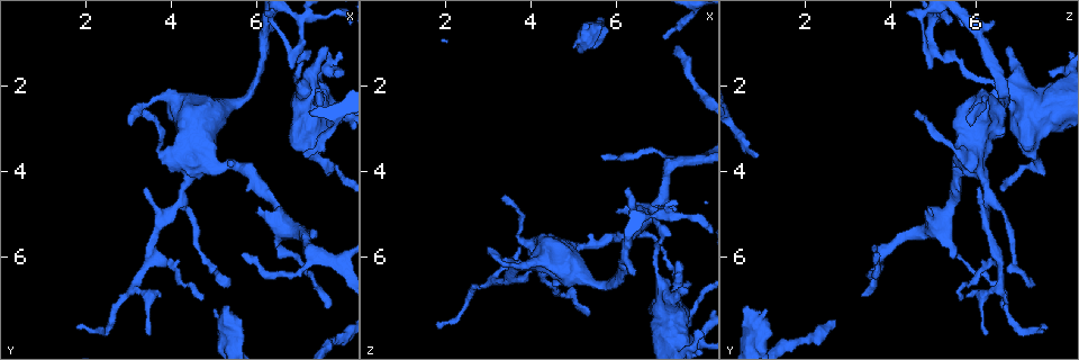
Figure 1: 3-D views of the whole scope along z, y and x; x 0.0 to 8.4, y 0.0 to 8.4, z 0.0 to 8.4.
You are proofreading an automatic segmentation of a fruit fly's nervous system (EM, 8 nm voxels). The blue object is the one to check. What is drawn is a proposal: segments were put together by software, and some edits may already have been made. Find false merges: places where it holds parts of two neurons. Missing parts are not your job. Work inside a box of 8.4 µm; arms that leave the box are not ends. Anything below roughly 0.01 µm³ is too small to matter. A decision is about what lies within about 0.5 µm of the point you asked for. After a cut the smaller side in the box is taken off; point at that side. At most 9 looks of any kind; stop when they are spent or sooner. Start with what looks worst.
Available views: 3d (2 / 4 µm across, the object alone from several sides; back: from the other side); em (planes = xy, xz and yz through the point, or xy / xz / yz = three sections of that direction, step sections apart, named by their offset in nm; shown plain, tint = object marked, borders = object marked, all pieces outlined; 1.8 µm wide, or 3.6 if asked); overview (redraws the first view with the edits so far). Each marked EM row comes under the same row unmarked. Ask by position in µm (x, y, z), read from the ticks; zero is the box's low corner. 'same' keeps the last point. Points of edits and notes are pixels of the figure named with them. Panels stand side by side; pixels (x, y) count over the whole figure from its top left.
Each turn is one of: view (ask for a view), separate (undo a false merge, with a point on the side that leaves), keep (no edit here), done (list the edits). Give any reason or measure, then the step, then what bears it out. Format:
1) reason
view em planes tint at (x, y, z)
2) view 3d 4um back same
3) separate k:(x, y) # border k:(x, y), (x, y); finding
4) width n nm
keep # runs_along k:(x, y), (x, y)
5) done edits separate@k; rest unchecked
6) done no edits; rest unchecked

view 3d 4um at (7.20, 2.20, 7.05)

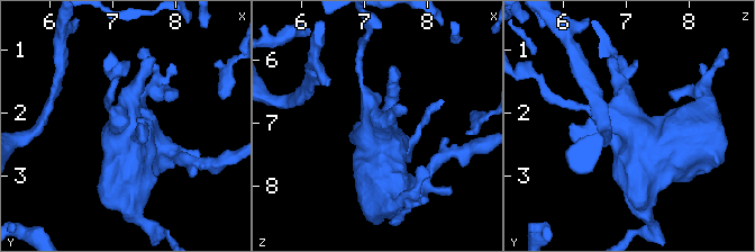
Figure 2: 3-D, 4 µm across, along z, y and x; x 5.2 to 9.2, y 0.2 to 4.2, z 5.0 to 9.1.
shape alone is not enough
view em 3.6um xy step 8 tint at (7.20, 2.20, 7.10)

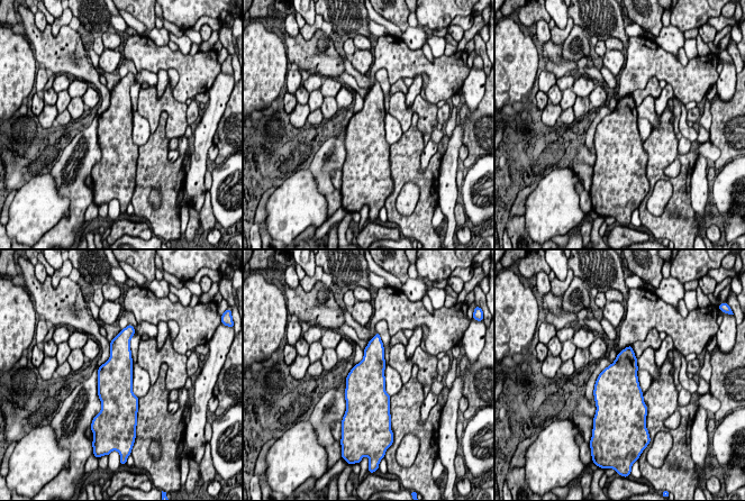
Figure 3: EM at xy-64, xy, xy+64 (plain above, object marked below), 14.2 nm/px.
another direction
view em 3.6um planes tint same

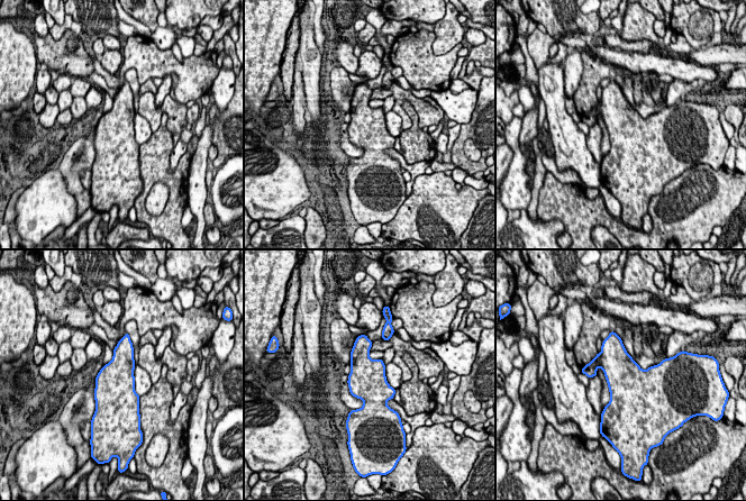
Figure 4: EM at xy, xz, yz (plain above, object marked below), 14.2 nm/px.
keep # all the same neuron

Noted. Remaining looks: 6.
calibre changes
view 3d 4um back at (3.50, 2.40, 6.20)

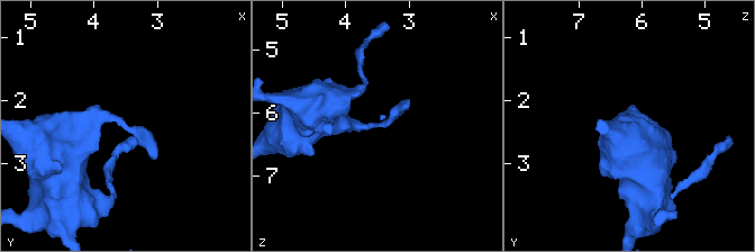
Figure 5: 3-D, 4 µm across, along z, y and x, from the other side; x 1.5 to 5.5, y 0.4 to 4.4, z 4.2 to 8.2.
view em planes tint at (3.55, 2.30, 6.20)

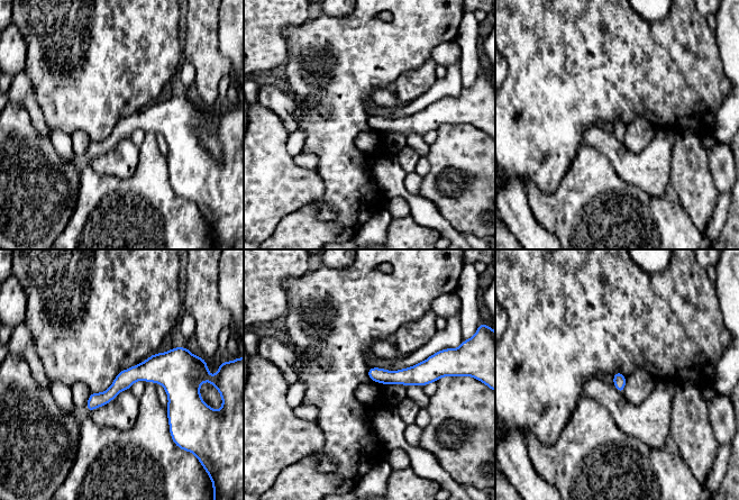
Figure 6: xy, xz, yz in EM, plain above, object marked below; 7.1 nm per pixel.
width 100 nm
keep # runs_along 6:(185, 370), (136, 372), (89, 406); continuous, no second neuron

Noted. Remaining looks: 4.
narrows sharply
view 3d 4um at (6.65, 5.25, 5.10)

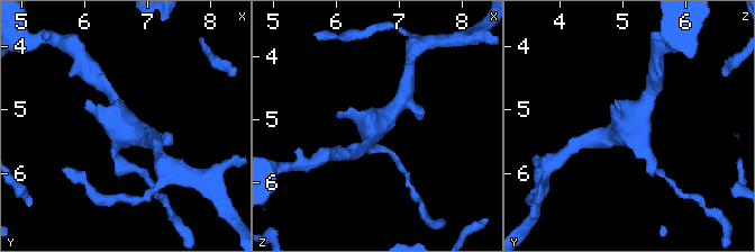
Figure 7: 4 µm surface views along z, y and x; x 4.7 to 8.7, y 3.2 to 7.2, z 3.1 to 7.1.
now the EM
view em yz step 4 tint at (6.60, 5.25, 5.10)

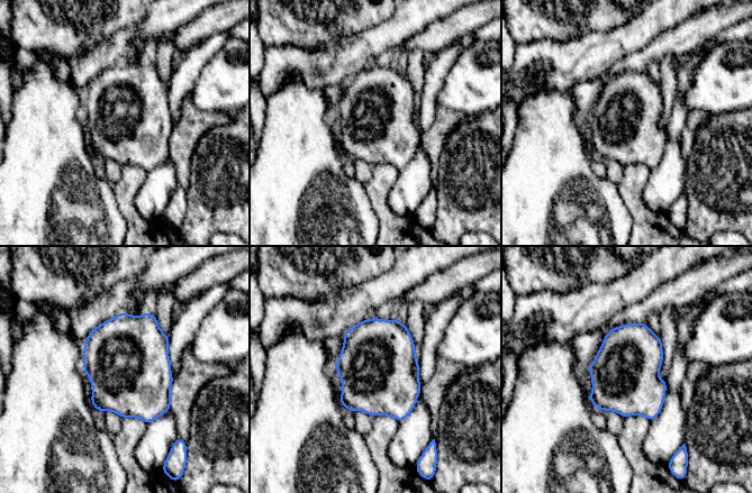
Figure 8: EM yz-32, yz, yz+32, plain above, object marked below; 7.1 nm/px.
another direction
view em planes tint same

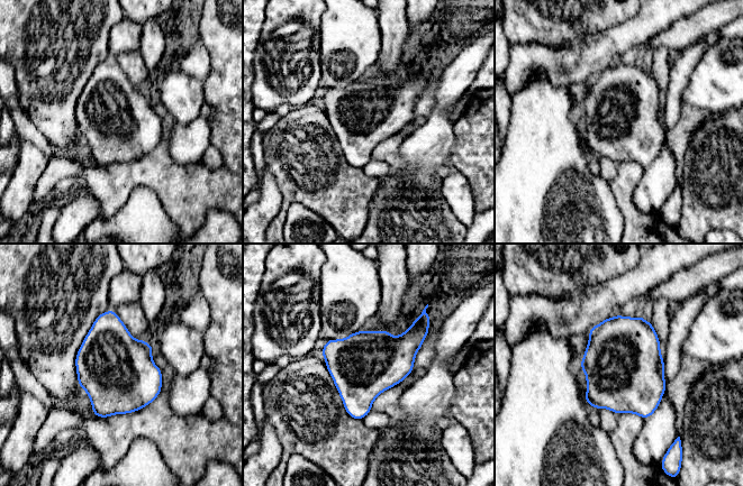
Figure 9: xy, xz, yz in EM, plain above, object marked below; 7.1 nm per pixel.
keep # continuous, no second neuron

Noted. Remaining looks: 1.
thick turns thin
view em 3.6um planes tint at (5.30, 2.45, 6.50)

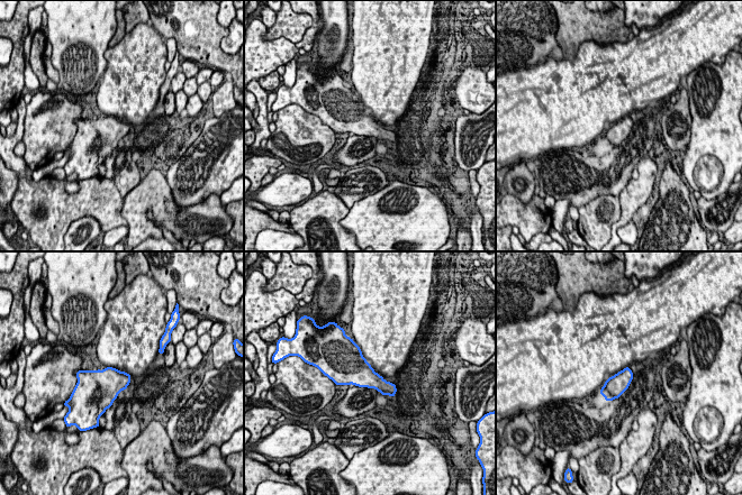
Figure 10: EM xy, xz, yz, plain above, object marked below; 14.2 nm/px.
keep # continuous, no second neuron

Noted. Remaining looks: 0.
done no edits; rest unchecked

